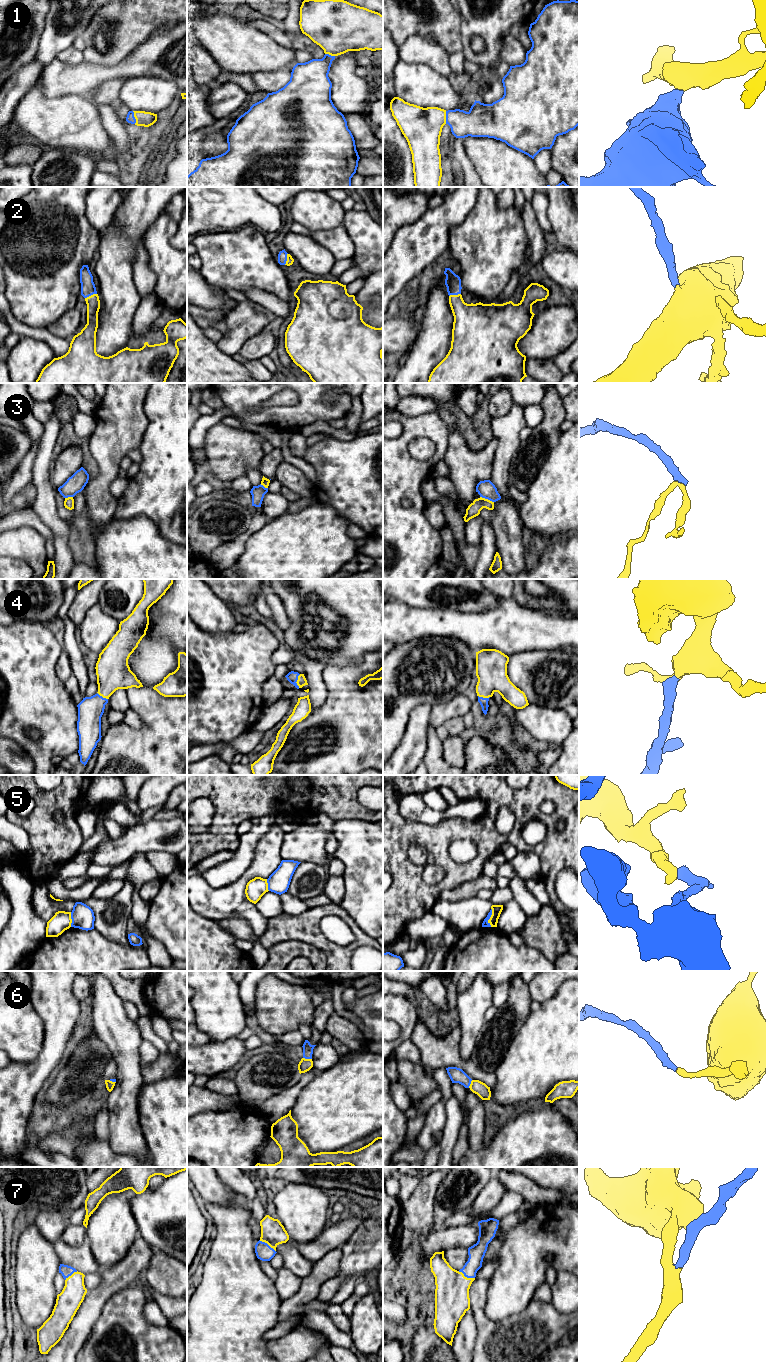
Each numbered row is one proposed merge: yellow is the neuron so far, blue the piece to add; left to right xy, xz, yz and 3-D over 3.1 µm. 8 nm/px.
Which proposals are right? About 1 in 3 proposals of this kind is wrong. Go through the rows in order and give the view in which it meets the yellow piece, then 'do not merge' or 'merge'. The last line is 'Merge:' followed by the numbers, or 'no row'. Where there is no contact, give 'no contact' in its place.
1: contact in xy; merge
2: contact in xy; merge
3: contact in yz; do not merge
4: contact in xz; merge
5: contact in yz; do not merge
6: contact in xz; merge
7: contact in yz; merge
Merge: 1, 2, 4, 6, 7

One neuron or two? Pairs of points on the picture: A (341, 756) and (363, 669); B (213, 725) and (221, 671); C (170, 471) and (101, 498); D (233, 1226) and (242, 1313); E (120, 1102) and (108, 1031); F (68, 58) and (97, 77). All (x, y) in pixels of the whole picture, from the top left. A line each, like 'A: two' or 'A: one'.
A: one
B: one
C: two
D: one
E: one
F: two

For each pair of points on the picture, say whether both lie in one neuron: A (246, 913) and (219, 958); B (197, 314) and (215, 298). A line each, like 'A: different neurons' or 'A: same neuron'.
A: different neurons
B: different neurons

